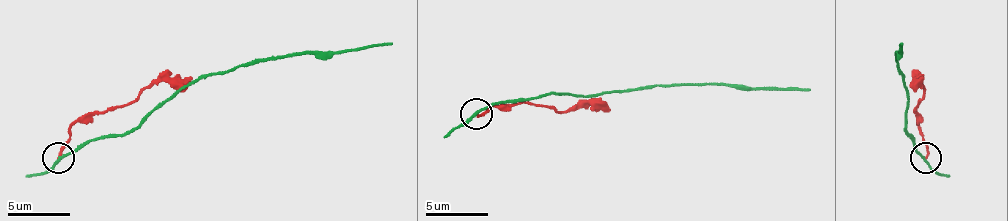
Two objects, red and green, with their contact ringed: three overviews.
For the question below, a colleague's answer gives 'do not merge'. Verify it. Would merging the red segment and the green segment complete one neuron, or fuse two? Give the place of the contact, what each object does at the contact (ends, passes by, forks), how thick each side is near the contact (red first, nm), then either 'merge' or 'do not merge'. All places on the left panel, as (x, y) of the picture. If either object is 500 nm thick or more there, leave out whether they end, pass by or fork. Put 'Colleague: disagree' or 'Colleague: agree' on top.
Colleague: agree
at (58, 158); red ends there; green passes by; 190 nm thick on the red side, 190 nm on the other; do not merge

